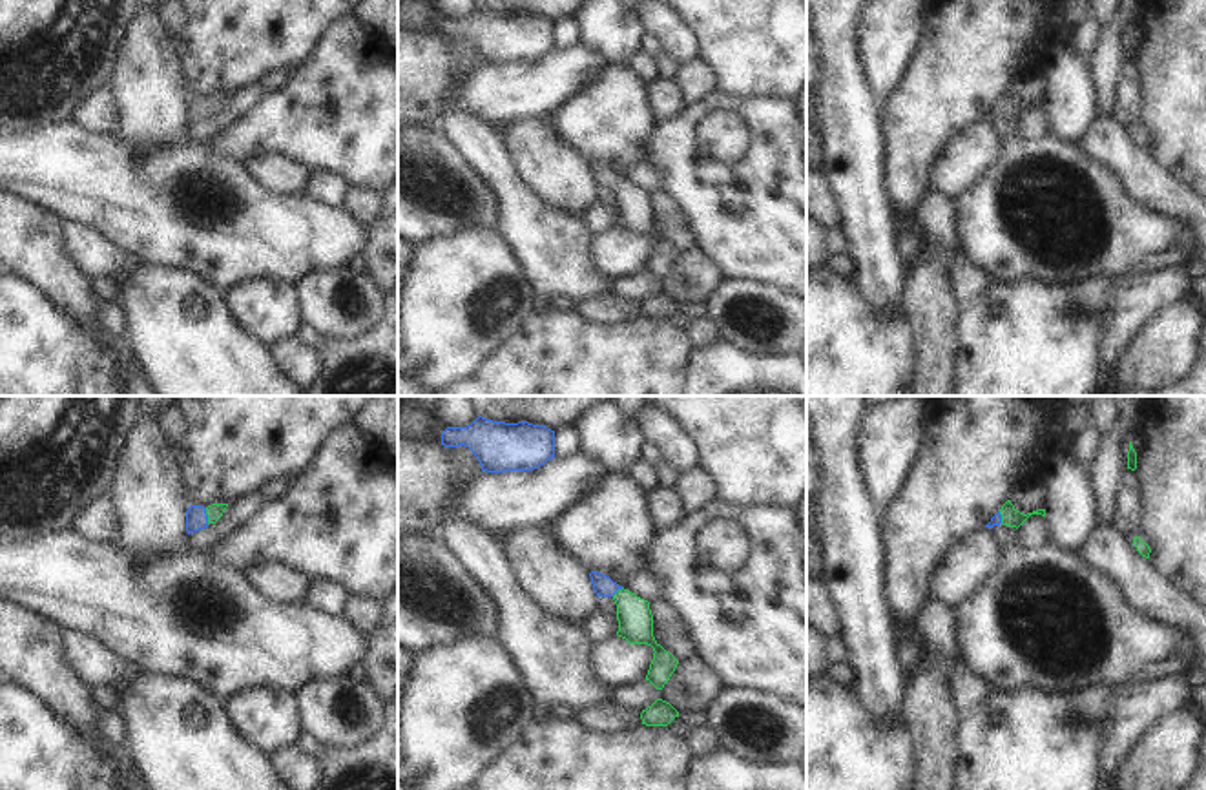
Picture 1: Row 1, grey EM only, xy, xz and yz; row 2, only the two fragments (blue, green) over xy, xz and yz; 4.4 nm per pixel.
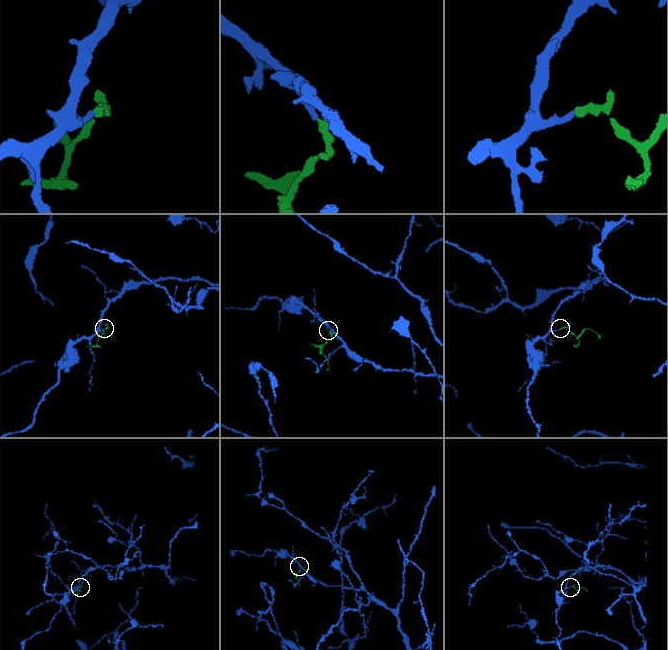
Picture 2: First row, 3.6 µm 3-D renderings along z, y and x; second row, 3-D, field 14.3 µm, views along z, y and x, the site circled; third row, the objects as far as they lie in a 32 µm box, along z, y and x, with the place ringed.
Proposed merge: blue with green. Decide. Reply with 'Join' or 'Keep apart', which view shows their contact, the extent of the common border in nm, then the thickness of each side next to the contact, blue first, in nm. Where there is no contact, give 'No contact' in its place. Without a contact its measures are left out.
Join. Touches blue in xy. Shared border 70 nm. Thickness 100 nm (blue) against 70 nm

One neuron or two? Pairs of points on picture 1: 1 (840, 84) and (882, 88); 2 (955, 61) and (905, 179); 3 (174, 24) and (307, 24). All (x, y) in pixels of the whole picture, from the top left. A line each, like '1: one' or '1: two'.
1: two
2: one
3: two

